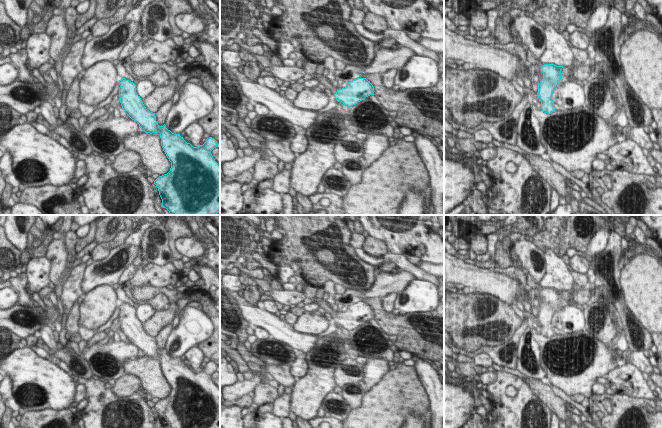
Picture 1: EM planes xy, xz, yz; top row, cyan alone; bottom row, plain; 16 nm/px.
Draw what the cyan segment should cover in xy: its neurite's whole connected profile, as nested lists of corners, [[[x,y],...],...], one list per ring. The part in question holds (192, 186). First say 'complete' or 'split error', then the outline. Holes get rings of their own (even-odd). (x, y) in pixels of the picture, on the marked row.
complete; [[[125,78],[119,80],[120,103],[132,120],[146,133],[160,133],[161,146],[171,162],[170,171],[154,184],[162,199],[162,207],[171,215],[216,215],[220,212],[220,165],[211,151],[217,141],[209,137],[203,145],[193,147],[180,134],[159,126],[155,113],[144,106],[136,93],[136,85]]]

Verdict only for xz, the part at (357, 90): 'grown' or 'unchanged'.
grown

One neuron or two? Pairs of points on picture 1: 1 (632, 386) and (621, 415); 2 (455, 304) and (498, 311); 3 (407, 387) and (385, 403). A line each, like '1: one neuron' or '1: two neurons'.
1: two neurons
2: one neuron
3: one neuron

